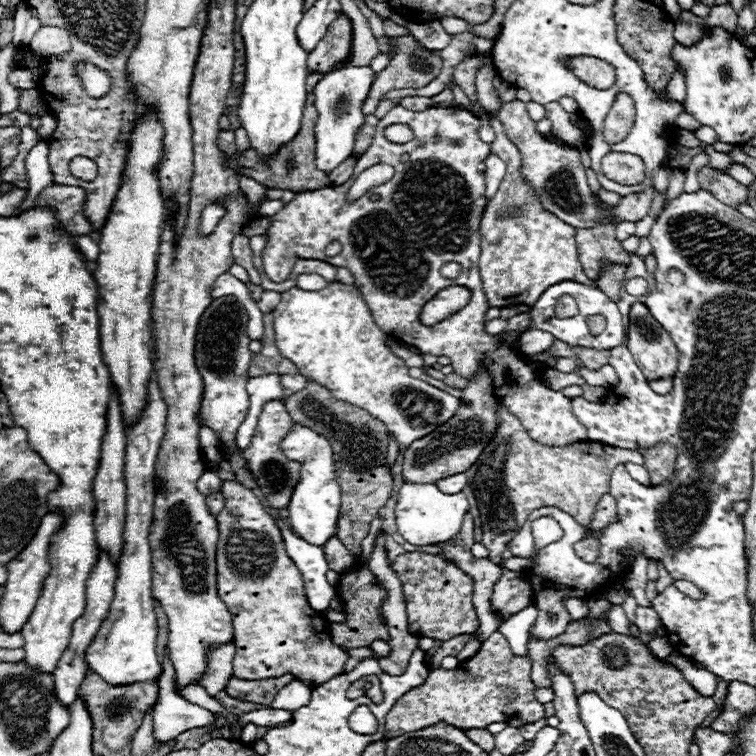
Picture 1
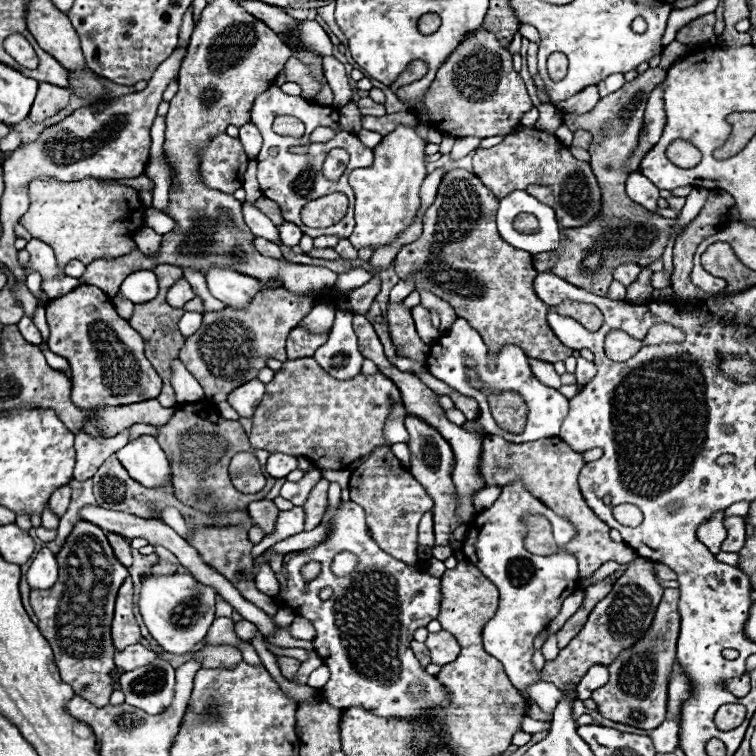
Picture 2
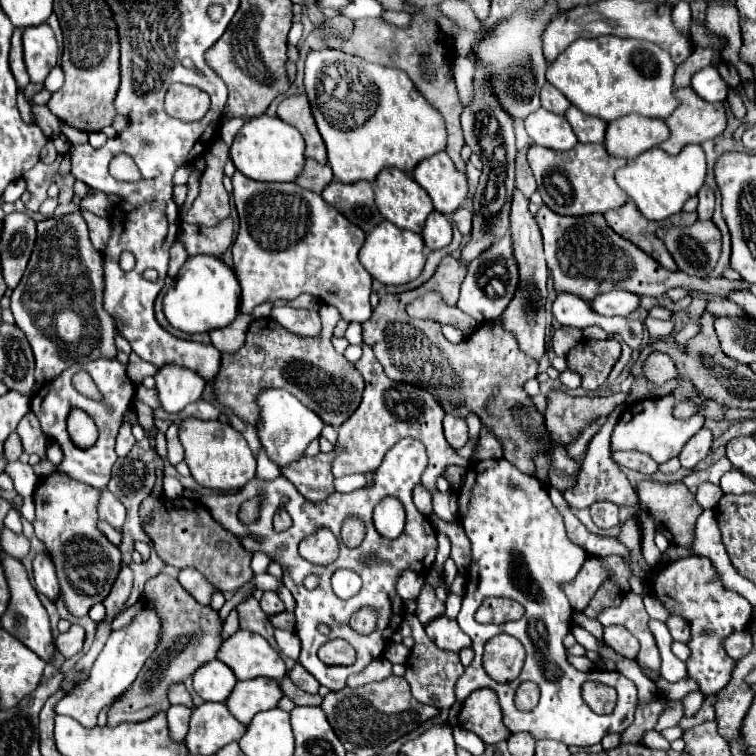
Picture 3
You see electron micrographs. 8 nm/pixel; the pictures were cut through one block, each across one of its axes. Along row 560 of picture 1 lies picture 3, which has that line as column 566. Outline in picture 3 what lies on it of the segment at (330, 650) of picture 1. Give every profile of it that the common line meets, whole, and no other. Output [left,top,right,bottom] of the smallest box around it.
[536,206,748,302]

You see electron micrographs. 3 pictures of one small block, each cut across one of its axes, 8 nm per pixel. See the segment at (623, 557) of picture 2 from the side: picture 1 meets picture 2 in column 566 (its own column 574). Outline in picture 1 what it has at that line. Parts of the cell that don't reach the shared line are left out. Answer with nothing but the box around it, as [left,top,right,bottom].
[466,400,644,564]

